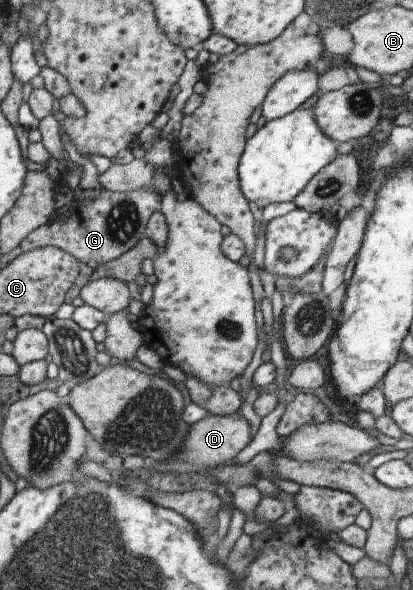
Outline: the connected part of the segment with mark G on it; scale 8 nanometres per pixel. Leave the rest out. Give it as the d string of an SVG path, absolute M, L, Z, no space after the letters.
M135 189L129 192L112 192L102 190L95 199L80 203L81 213L69 214L65 221L57 221L55 218L45 225L37 226L24 240L19 248L22 252L45 246L57 247L65 253L69 253L79 263L85 263L87 267L95 269L101 263L107 263L111 259L117 259L125 251L129 251L137 245L144 235L148 219L160 209L161 196L153 189Z

